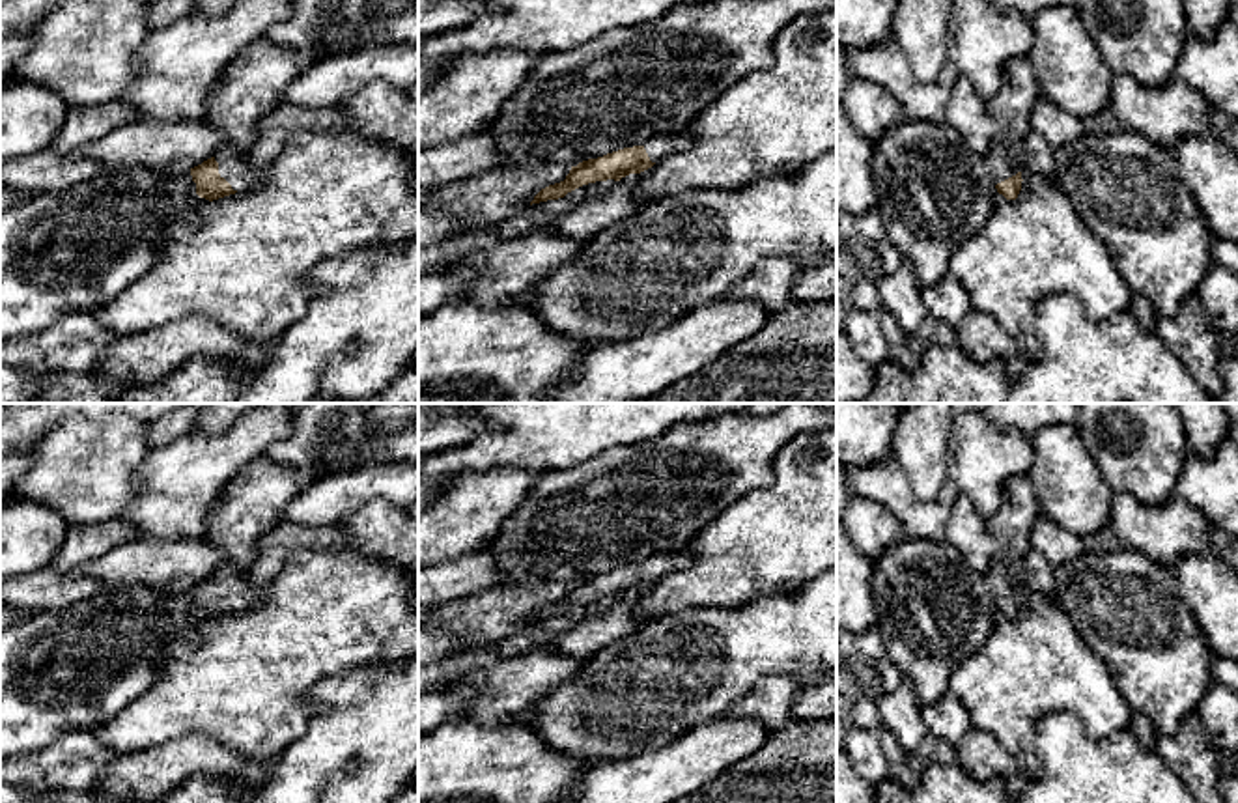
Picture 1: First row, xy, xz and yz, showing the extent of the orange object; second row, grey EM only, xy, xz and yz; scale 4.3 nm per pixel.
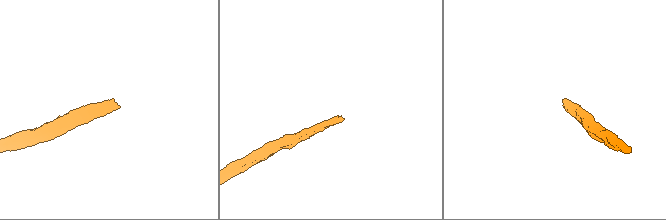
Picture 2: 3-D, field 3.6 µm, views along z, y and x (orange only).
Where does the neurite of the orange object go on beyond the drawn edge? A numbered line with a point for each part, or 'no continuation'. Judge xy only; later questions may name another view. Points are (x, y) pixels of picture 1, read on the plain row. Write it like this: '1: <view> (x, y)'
1: xy (236, 587)

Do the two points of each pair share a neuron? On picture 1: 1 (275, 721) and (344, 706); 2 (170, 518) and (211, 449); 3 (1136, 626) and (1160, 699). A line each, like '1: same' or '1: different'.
1: different
2: same
3: same

